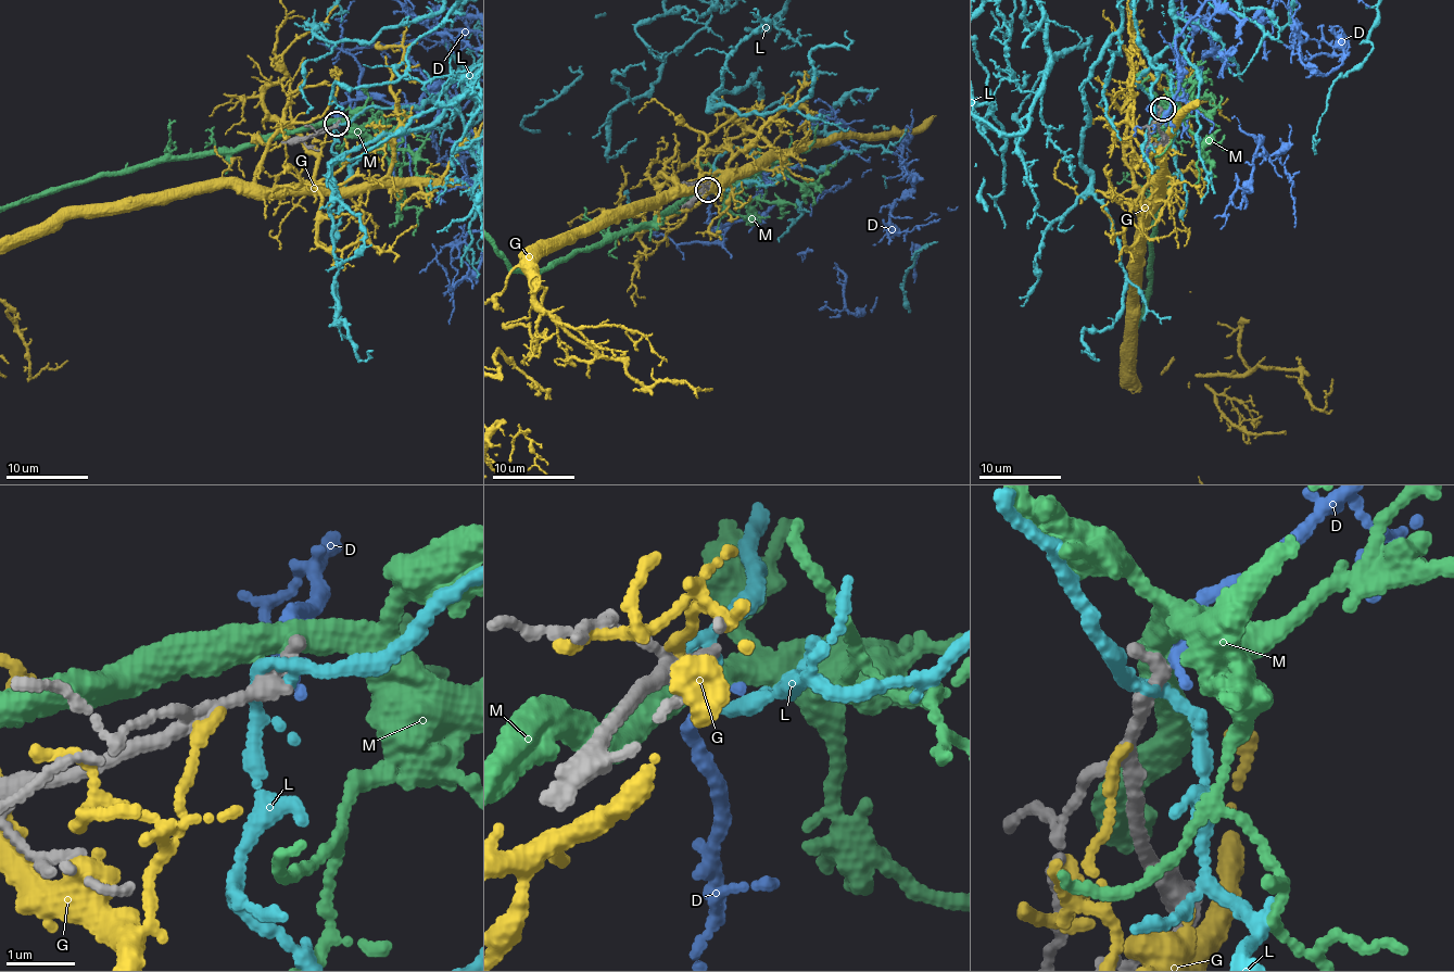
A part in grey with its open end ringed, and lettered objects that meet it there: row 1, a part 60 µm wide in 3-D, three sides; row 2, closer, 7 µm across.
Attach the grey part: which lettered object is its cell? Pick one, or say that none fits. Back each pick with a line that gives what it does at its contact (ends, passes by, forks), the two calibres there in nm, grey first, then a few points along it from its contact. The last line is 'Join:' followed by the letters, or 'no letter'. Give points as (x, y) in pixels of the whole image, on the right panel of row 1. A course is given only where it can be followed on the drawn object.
D: it ends | 280/170 nm
Join: D

